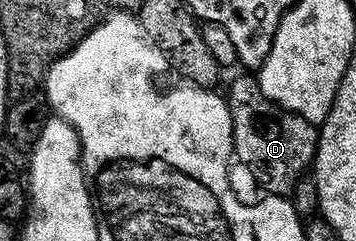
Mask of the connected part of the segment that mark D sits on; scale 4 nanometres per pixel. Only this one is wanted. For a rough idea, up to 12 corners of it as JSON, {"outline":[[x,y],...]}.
{"outline":[[252,74],[229,83],[235,159],[285,197],[318,128],[272,103]]}

